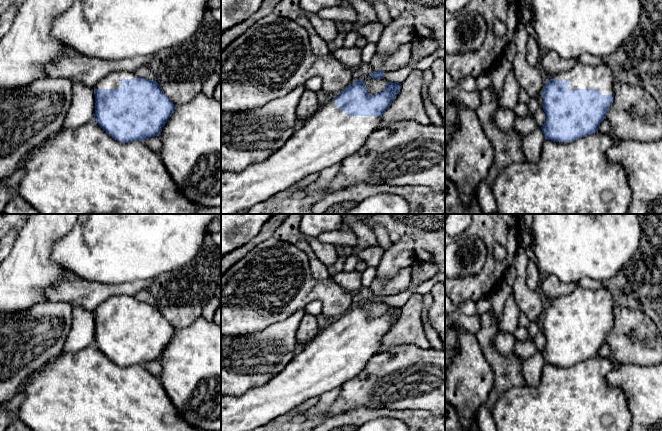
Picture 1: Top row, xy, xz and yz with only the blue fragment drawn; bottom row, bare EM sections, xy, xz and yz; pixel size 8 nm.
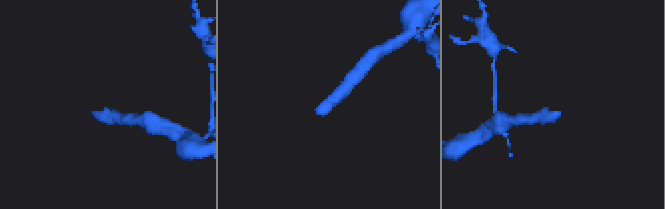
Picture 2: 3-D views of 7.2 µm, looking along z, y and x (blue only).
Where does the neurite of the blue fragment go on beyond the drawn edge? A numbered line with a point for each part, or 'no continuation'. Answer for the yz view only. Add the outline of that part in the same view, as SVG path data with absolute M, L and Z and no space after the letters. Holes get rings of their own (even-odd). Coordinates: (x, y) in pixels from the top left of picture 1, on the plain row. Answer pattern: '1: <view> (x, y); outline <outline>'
1: yz (581, 300); outline M576 288L572 293L557 297L551 303L569 304L569 313L600 313L602 319L613 319L614 296L605 288Z

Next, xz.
1: xz (327, 362); outline M332 324L294 356L291 362L263 386L242 395L221 395L221 431L253 431L273 419L289 416L295 407L309 398L341 387L354 378L380 351L378 340L348 340Z

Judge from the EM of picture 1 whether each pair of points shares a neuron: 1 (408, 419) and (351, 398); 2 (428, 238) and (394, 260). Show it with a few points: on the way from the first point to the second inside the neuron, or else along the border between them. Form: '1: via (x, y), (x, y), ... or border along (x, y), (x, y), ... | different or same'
1: border along (357, 406), (404, 409) | different
2: border along (393, 242), (411, 235), (416, 258) | different

